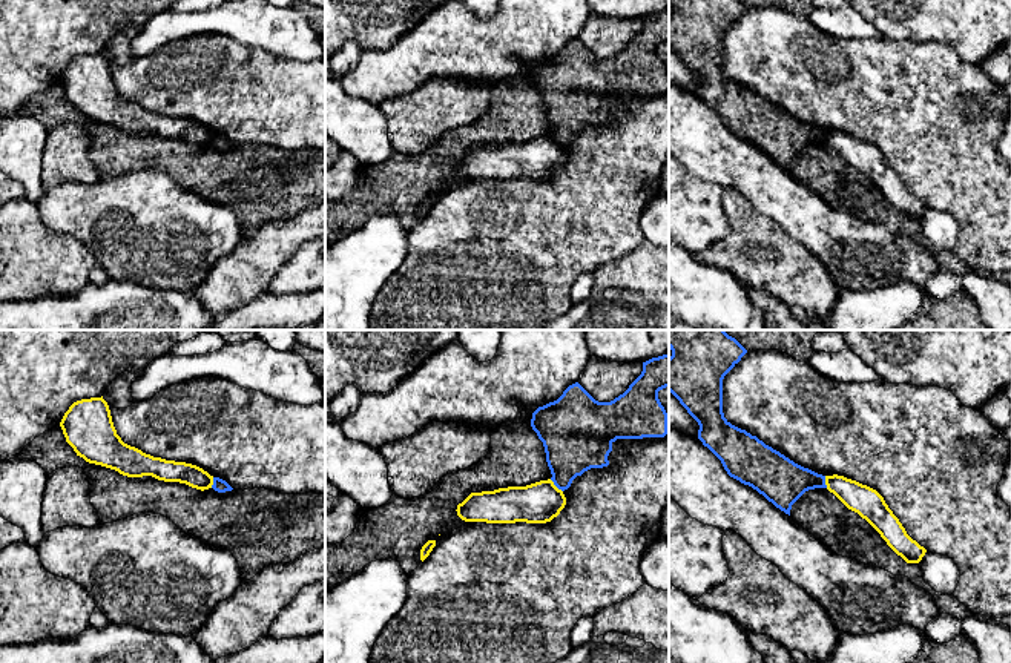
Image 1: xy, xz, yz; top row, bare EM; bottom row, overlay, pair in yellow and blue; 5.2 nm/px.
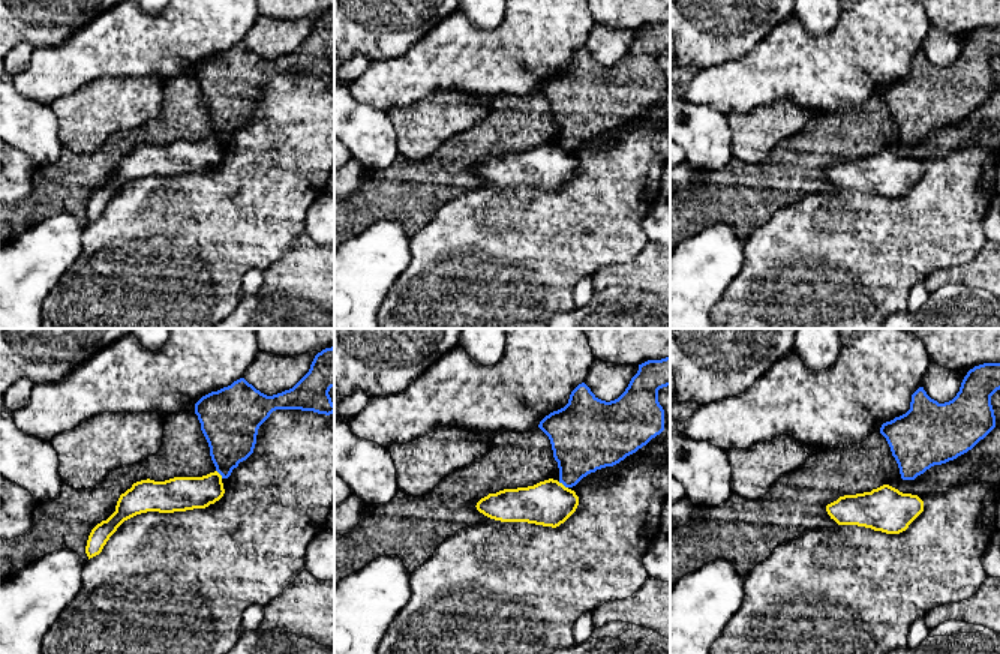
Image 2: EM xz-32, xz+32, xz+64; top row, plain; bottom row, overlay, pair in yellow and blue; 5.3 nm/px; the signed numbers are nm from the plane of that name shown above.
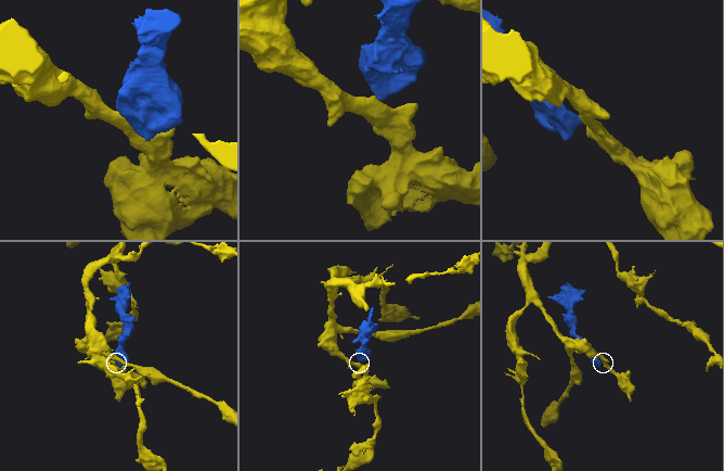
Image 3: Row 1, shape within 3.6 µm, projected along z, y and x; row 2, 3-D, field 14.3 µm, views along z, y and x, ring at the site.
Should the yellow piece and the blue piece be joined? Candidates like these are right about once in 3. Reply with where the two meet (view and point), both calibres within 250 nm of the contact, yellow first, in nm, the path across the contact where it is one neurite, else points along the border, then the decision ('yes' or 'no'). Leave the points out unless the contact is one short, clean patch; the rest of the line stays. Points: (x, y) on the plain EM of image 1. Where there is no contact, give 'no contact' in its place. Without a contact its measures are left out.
contact xz (554, 141); calibres 220 and 320 nm; border xz (549, 135), (562, 148); no

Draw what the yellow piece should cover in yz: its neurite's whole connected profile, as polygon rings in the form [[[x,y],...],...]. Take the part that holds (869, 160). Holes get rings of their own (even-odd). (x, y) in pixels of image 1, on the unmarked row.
[[[838,130],[825,132],[825,141],[848,166],[865,175],[907,219],[922,216],[927,206],[907,190],[876,146]]]

